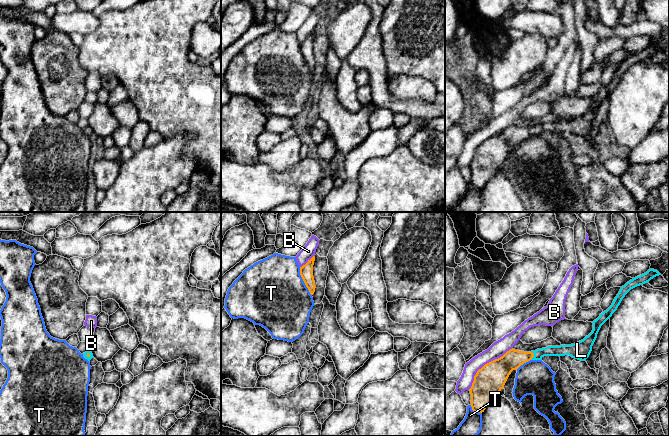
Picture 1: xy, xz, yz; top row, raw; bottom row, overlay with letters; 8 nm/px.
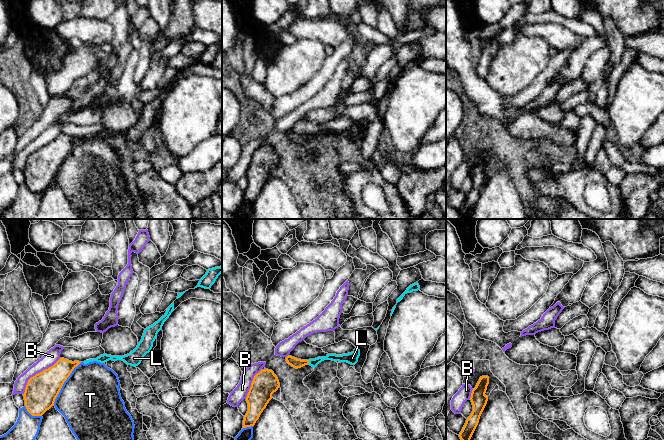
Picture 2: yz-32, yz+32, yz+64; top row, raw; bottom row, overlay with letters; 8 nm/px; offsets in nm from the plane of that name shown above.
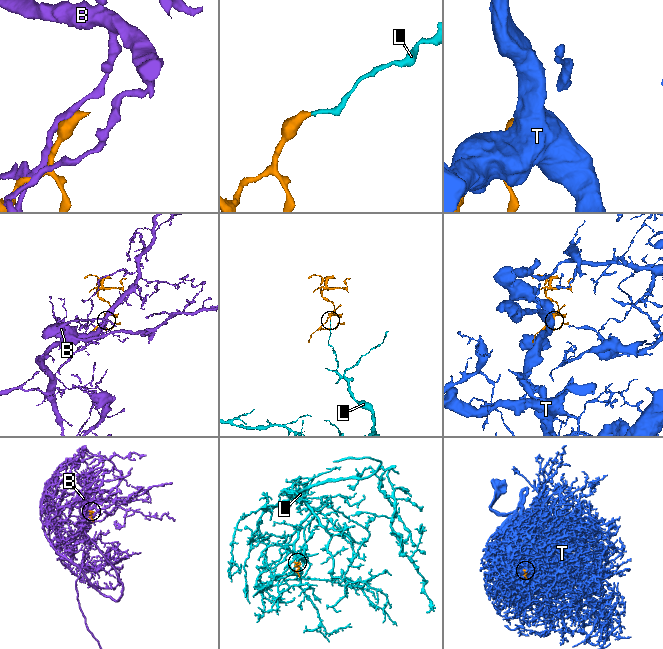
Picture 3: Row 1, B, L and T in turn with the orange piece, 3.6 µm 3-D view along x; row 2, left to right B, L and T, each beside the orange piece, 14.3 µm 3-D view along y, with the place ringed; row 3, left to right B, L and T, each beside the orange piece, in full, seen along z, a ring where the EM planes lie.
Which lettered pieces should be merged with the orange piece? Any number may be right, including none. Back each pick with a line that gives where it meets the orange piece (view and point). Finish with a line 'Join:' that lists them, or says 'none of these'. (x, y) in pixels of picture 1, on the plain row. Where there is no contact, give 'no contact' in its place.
L: meets orange in yz at (533, 131)
Join: L

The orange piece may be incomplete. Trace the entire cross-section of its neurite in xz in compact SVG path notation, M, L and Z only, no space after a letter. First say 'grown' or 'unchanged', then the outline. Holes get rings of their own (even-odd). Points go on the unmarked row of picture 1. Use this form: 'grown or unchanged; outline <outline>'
unchanged; outline M313 32L310 36L308 36L308 38L305 41L300 43L300 51L311 71L314 70L316 64L313 53L314 37L315 37L315 32Z

